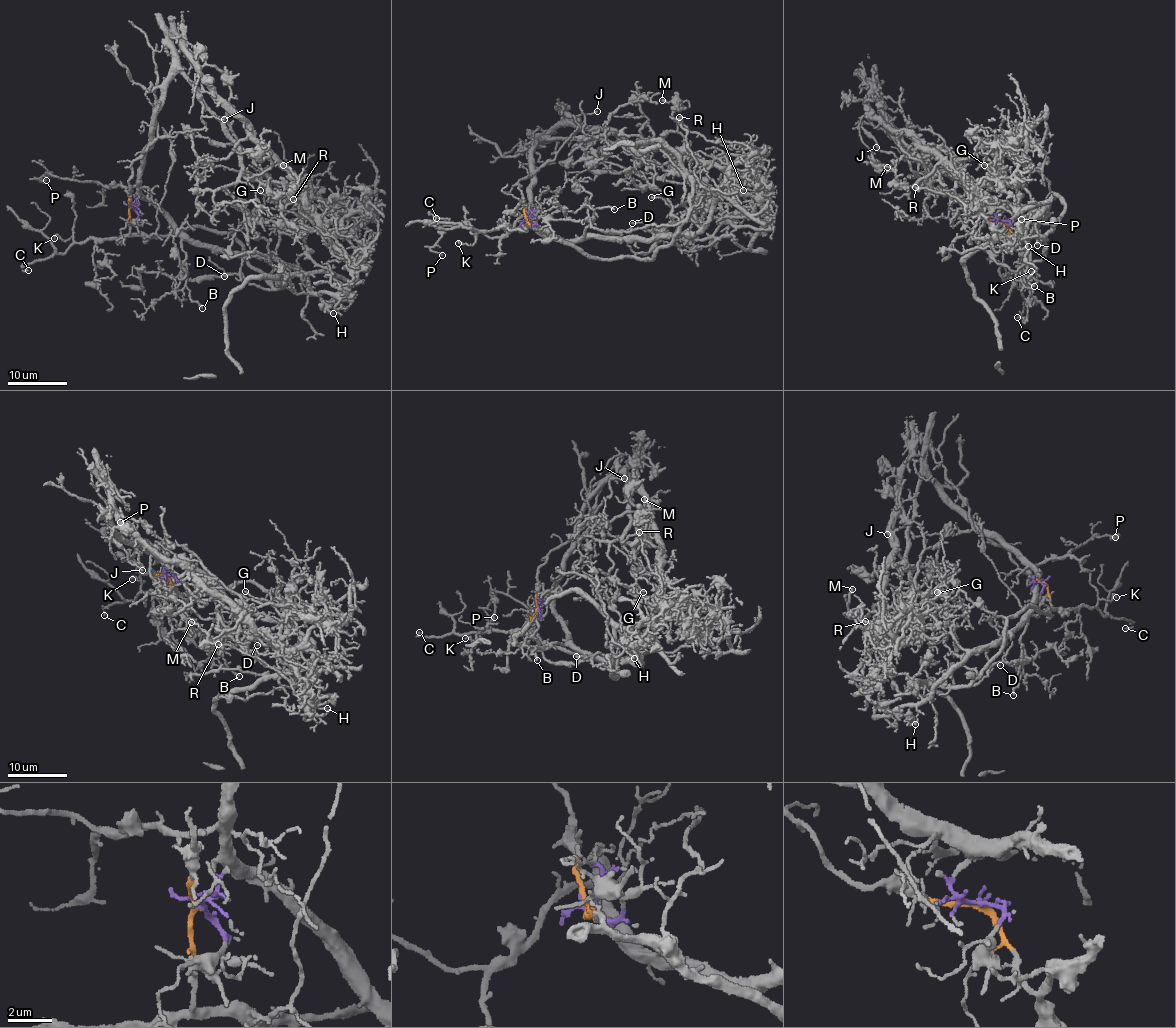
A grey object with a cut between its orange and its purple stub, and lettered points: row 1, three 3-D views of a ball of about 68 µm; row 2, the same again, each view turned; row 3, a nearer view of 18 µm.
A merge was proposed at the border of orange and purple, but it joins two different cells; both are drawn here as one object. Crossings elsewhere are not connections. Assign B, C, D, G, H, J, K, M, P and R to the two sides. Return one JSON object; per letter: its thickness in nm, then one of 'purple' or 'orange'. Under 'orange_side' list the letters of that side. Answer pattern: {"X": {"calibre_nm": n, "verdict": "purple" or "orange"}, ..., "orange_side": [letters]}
{"B": {"calibre_nm": 190, "verdict": "purple"}, "C": {"calibre_nm": 140, "verdict": "orange"}, "D": {"calibre_nm": 120, "verdict": "purple"}, "G": {"calibre_nm": 140, "verdict": "purple"}, "H": {"calibre_nm": 140, "verdict": "purple"}, "J": {"calibre_nm": 120, "verdict": "orange"}, "K": {"calibre_nm": 150, "verdict": "orange"}, "M": {"calibre_nm": 200, "verdict": "purple"}, "P": {"calibre_nm": 120, "verdict": "purple"}, "R": {"calibre_nm": 200, "verdict": "purple"}, "orange_side": ["C", "J", "K"]}

